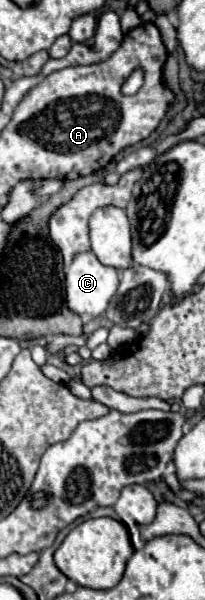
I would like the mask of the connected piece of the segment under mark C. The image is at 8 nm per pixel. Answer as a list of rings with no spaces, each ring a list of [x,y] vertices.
[[[92,251],[78,253],[66,271],[66,303],[78,315],[104,315],[116,289],[118,271],[104,267]]]

